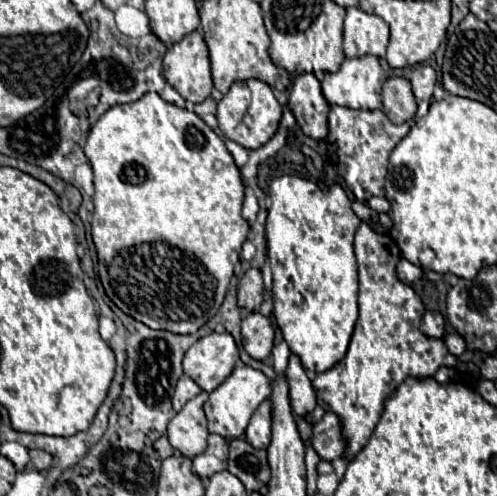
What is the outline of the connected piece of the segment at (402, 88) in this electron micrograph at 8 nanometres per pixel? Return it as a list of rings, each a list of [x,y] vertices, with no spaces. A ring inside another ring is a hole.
[[[388,77],[382,87],[382,111],[396,125],[410,121],[416,113],[416,99],[410,81],[404,77]]]

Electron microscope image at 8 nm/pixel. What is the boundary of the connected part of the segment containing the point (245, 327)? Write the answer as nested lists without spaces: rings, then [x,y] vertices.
[[[258,311],[248,313],[242,319],[242,343],[250,357],[260,361],[266,359],[274,343],[274,329],[272,329],[270,317],[264,317]]]

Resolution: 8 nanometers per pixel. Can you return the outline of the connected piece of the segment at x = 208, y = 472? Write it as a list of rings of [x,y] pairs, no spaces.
[[[212,433],[208,437],[208,449],[200,455],[196,455],[192,465],[192,471],[202,479],[210,479],[214,473],[224,471],[228,467],[228,441],[222,435]]]

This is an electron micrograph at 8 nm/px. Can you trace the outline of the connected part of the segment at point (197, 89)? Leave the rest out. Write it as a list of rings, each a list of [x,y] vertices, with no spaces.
[[[200,31],[188,33],[182,41],[174,43],[166,51],[164,77],[186,101],[202,103],[206,97],[210,97],[210,59]]]

